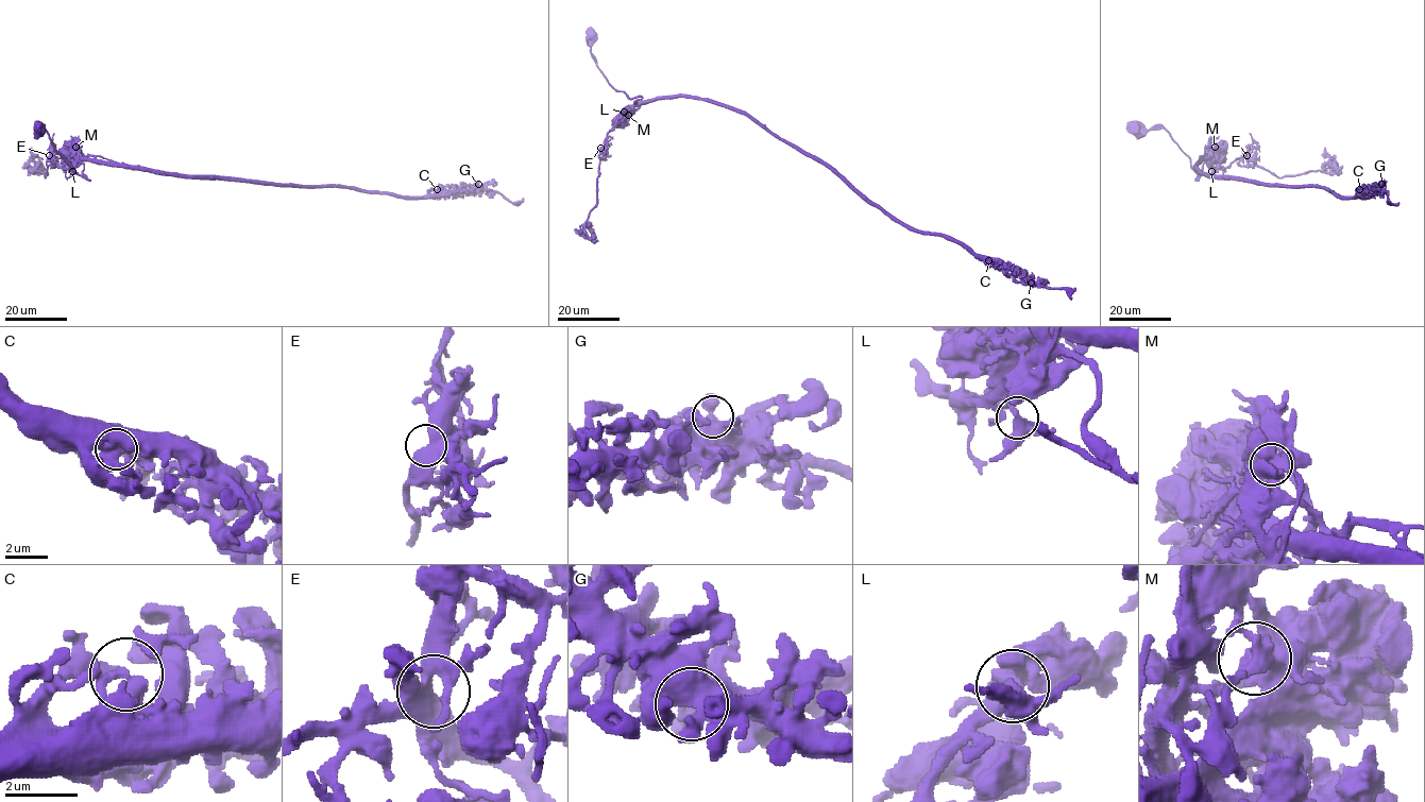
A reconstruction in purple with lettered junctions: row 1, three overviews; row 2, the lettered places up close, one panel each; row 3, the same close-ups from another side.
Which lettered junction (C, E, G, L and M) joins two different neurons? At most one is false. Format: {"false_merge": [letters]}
{"false_merge": ["M"]}

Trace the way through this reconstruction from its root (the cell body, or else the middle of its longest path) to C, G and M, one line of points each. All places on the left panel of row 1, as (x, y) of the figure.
C: (38, 128), (89, 180), (81, 160), (182, 175), (342, 185), (401, 197), (424, 197), (437, 189)
G: (38, 128), (89, 180), (81, 160), (182, 175), (342, 185), (401, 197), (450, 195), (478, 184)
M: (38, 128), (45, 129), (55, 150), (70, 166), (89, 180), (82, 172), (84, 164), (75, 155), (75, 147)

